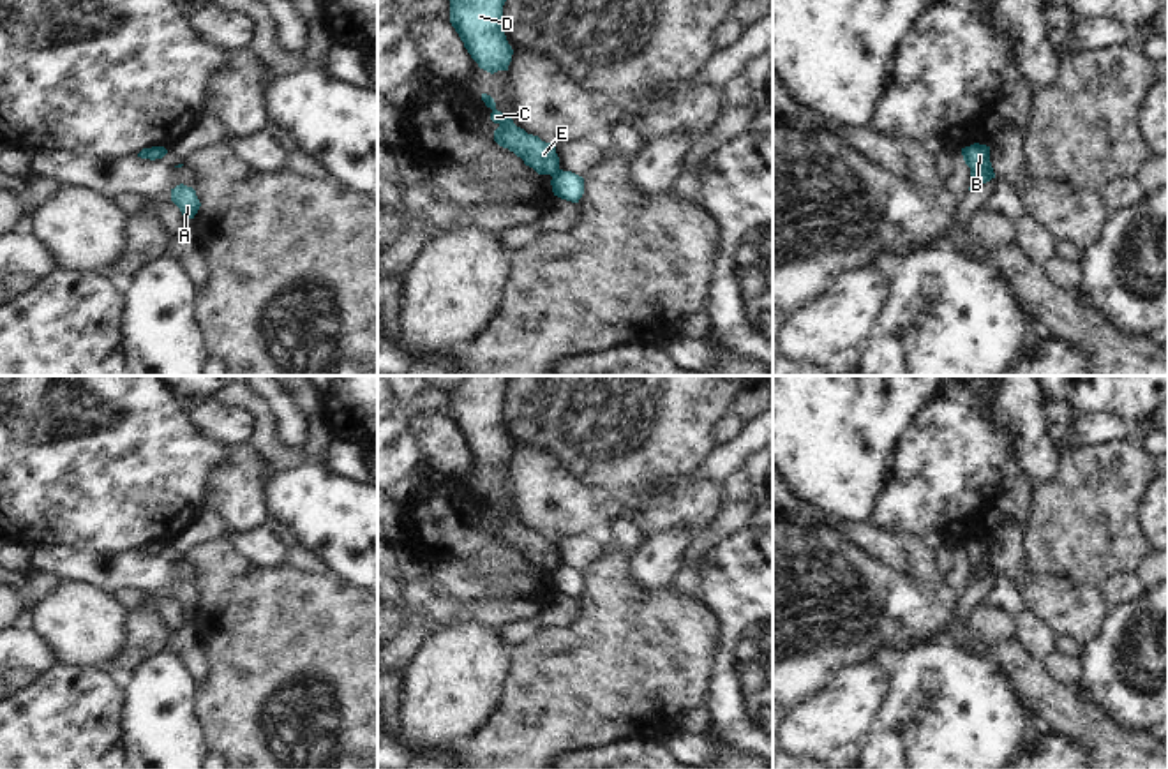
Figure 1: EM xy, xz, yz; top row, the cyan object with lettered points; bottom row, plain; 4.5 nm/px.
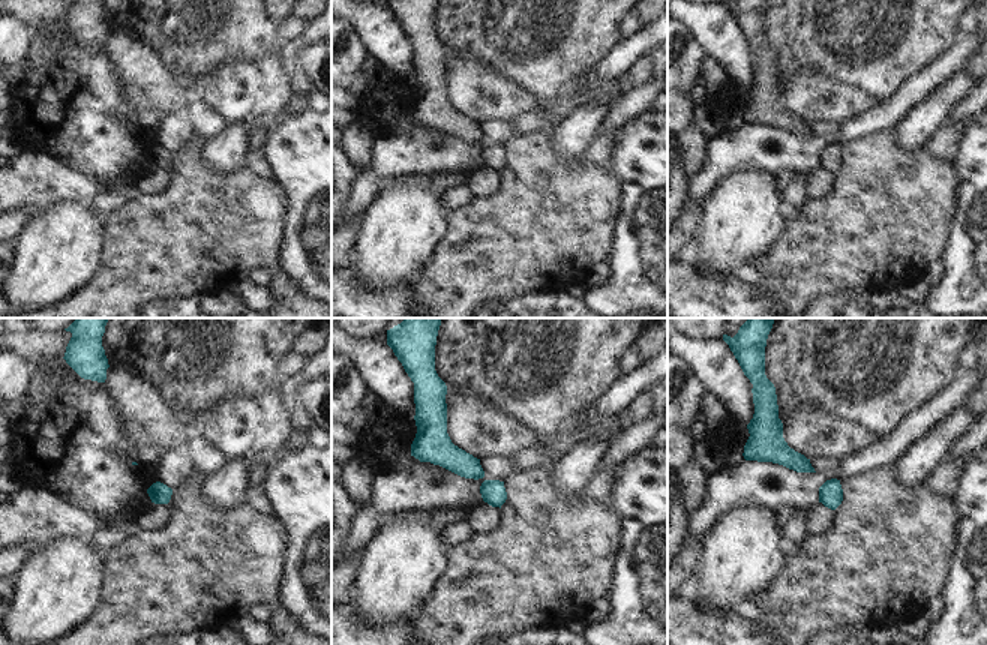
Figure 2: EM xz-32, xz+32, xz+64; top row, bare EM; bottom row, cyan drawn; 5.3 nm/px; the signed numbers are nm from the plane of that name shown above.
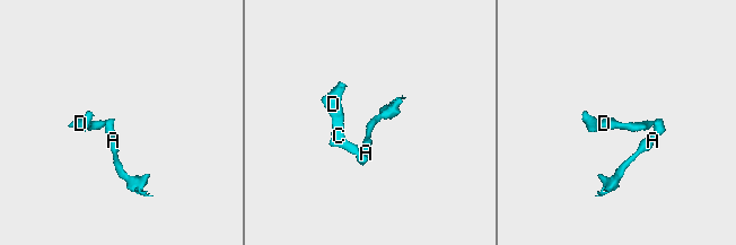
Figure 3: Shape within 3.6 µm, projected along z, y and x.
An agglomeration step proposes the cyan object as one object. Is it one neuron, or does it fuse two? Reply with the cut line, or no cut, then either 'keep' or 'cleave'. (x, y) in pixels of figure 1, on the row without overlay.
xz (560, 565), (551, 570) | cleave

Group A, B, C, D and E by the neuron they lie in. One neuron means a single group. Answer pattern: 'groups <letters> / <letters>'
groups A B / C D E

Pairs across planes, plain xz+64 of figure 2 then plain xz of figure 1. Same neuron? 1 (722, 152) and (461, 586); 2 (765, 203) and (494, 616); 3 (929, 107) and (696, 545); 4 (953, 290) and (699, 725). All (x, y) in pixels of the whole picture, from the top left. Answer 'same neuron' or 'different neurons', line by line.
1: same neuron
2: different neurons
3: different neurons
4: different neurons

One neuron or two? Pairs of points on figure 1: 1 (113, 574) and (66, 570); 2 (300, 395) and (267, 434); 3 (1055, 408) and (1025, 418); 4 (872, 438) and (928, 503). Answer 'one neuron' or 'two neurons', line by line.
1: one neuron
2: two neurons
3: two neurons
4: two neurons

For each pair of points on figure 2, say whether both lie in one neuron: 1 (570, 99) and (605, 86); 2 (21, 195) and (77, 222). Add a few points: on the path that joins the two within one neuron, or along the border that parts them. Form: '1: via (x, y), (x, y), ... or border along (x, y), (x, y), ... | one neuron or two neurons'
1: via (579, 99), (596, 93) | one neuron
2: border along (83, 200), (62, 200), (27, 222) | two neurons

